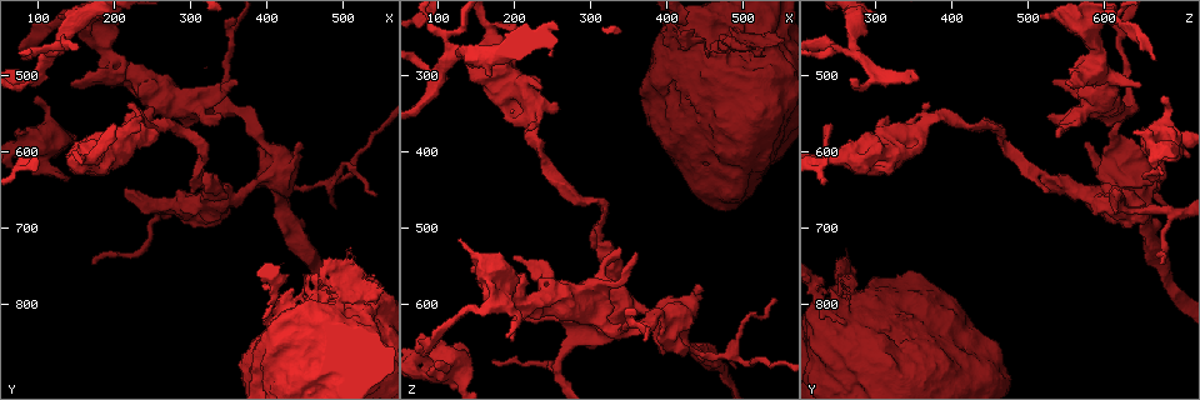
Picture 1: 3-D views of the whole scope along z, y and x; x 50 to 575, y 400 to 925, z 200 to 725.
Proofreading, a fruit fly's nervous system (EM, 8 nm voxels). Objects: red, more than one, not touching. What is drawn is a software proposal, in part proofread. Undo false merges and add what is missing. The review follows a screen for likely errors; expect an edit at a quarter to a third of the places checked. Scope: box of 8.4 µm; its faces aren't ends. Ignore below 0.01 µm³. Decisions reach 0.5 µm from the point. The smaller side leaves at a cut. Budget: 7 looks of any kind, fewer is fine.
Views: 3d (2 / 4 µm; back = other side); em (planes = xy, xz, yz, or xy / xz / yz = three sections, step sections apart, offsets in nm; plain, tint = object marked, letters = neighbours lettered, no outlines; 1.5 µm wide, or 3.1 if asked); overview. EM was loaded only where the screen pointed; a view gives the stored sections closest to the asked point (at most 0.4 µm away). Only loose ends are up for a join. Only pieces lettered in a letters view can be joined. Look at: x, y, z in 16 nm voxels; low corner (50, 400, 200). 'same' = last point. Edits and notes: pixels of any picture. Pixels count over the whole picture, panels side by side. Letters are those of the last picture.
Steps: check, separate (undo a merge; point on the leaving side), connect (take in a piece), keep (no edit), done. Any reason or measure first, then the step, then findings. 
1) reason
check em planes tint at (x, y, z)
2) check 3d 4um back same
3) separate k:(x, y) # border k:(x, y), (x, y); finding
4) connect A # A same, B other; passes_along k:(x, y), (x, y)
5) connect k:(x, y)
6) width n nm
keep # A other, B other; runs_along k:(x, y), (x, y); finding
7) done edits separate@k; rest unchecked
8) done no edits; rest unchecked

branch stops here
check em planes plain at (250, 590, 340)

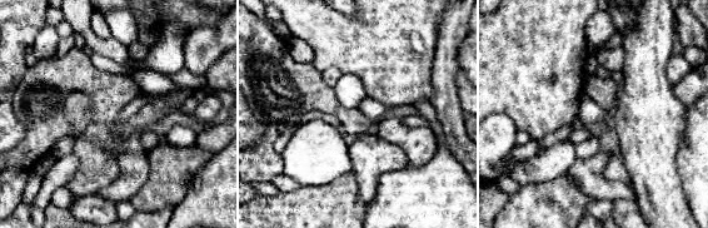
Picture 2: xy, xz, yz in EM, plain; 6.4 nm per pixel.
what lies round it
check em planes letters same

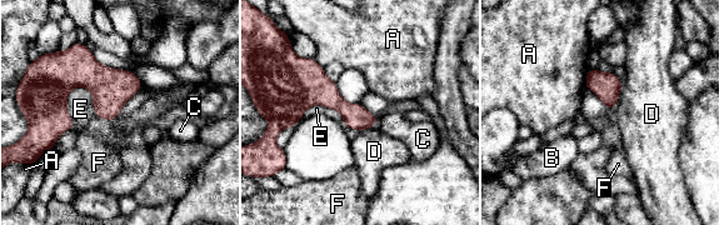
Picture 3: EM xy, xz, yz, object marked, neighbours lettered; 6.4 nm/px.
keep # A other, B other, C other, D other, E other, F other; border 3:(85, 86), (68, 94), (70, 129); none of them fits

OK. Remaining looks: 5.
branch stops here
check 3d 4um at (205, 565, 230)

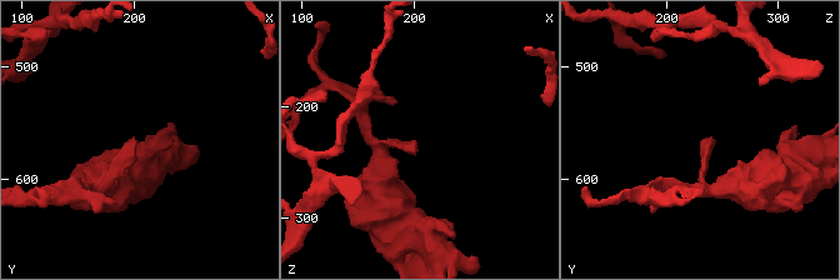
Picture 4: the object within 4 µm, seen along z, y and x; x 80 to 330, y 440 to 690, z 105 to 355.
check em planes letters at (200, 564, 236)

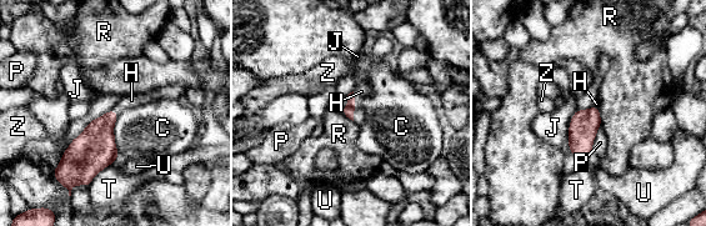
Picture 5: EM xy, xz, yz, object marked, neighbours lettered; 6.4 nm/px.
connect 5:(361, 91) # C other, H same, J other, P other, R other, T other, U other, Z other; passes_along 5:(349, 111), (354, 106), (361, 91); the neuron continues

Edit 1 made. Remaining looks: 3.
thick turns thin
check 3d 2um at (385, 580, 610)

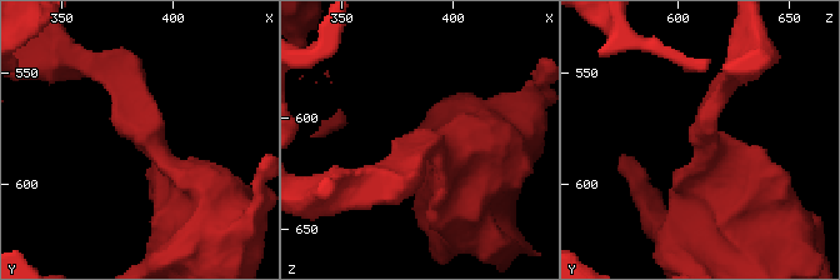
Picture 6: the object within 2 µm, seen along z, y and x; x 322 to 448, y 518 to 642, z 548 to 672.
arm_widths 190, 420 nm; now the EM
check em planes letters at (388, 579, 612)

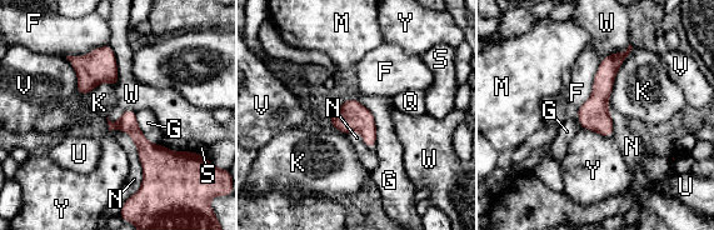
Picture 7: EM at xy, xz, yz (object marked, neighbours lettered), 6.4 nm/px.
keep # F other, G other, K other, M other, N other, Q other, S other, U other, V other, W other, Y other; runs_along 7:(623, 55), (607, 71), (584, 125); all the same neuron

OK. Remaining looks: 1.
done edits connect@5; rest unchecked

